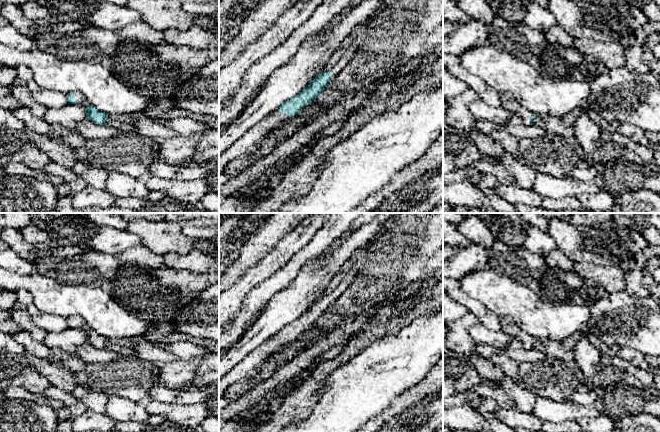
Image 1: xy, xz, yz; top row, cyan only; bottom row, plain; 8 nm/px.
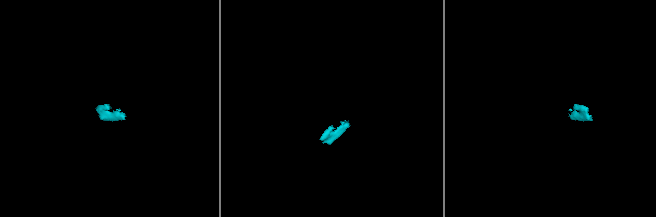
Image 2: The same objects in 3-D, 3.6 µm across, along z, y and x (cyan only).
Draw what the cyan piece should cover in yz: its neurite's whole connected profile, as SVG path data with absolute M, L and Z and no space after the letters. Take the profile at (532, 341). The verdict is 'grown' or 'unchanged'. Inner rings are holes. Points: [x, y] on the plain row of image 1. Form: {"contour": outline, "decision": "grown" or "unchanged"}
{"contour": "M504 318L501 321L501 330L515 339L522 342L526 349L532 349L536 338L531 337L525 331L520 329L511 318Z", "decision": "grown"}

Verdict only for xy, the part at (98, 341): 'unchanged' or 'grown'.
grown

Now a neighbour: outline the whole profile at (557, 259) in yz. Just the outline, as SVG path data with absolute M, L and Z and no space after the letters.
M558 248L545 256L544 260L550 268L557 268L565 272L573 270L574 262Z

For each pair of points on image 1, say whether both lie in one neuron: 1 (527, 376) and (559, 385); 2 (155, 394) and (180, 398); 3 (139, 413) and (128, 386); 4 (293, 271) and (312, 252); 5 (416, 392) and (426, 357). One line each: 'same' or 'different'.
1: same
2: same
3: different
4: same
5: different

